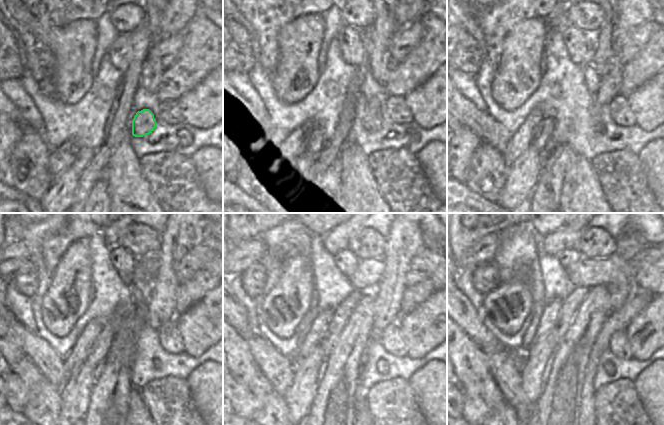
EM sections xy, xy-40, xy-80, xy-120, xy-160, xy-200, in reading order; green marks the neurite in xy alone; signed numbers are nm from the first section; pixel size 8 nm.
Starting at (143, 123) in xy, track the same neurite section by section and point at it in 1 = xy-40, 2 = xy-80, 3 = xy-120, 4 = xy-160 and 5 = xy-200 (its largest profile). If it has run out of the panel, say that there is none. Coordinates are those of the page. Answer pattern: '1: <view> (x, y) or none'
1: xy-40 (371, 121)
2: xy-80 (634, 9)
3: xy-120 (182, 233)
4: xy-160 (404, 241)
5: xy-200 (628, 245)

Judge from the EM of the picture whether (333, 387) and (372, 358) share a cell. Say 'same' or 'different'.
different

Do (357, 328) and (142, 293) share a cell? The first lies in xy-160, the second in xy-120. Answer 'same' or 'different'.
different

